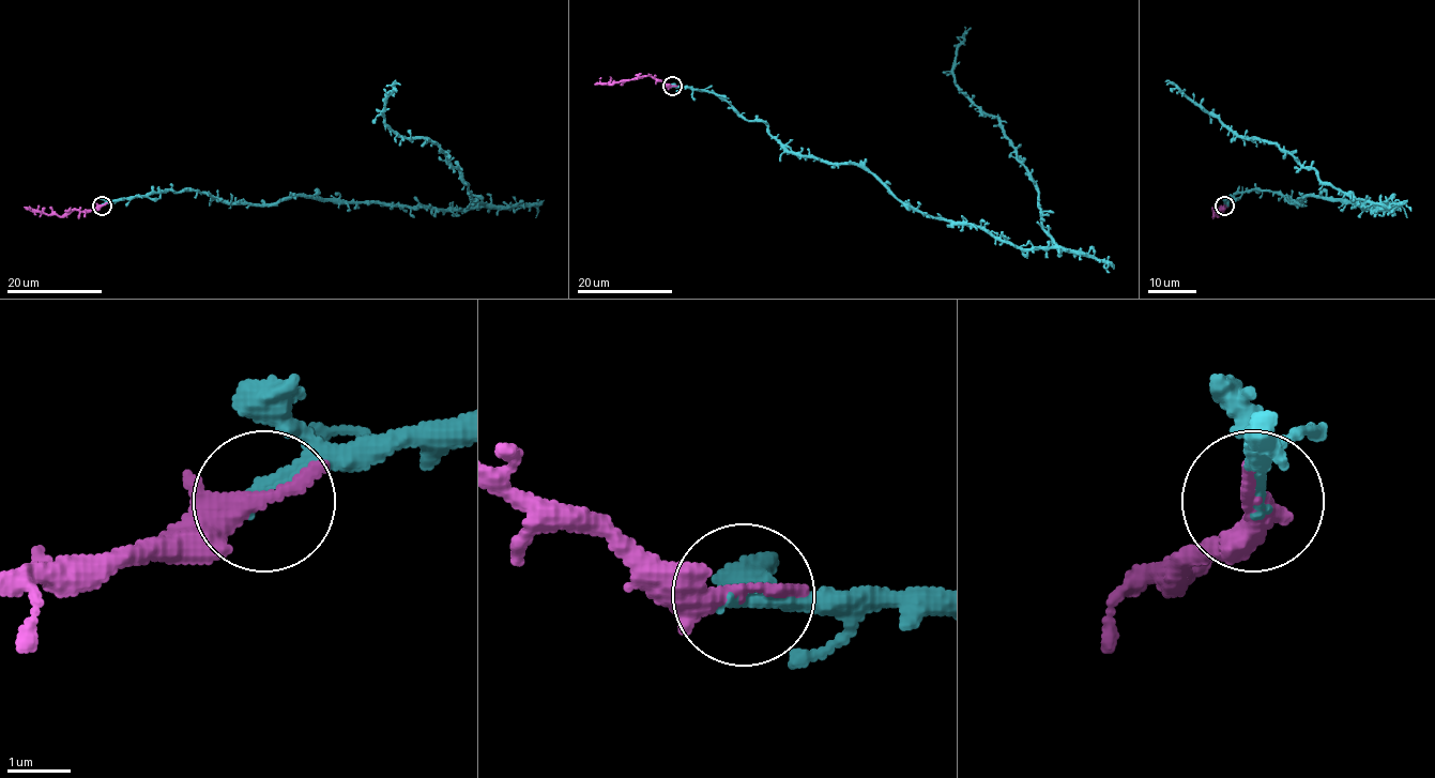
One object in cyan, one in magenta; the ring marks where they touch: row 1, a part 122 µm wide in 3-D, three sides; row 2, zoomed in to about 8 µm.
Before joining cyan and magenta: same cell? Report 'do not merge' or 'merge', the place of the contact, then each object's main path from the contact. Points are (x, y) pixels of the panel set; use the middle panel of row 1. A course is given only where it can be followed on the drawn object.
merge; at (672, 86); cyan runs (672, 86), (720, 94), (804, 156), (866, 167), (919, 211), (1048, 248), (1037, 185), (956, 84), (964, 26); magenta runs (672, 86), (652, 76), (605, 84), (599, 81), (600, 77)

